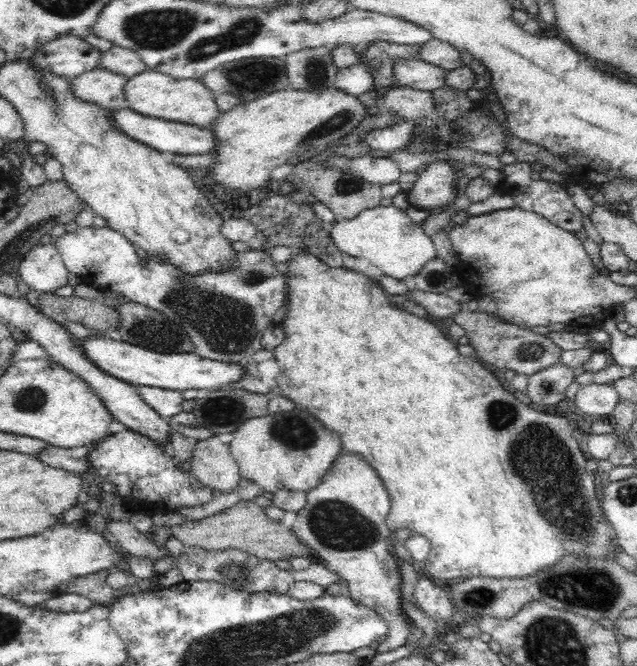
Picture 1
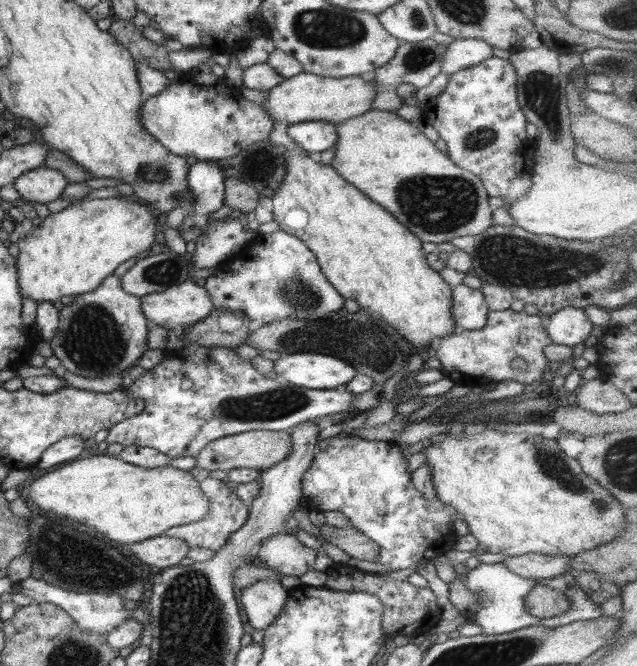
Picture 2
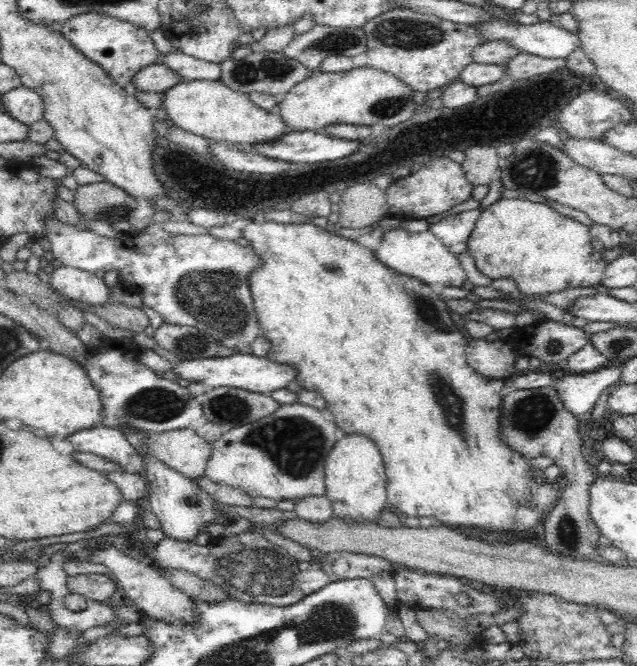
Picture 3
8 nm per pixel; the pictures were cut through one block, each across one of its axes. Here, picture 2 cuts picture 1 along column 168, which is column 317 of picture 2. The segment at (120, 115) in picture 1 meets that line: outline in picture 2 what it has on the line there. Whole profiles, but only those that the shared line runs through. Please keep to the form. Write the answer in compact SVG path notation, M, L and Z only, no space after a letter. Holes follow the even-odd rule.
M324 121L297 122L288 126L293 142L308 154L330 150L337 141L337 125Z

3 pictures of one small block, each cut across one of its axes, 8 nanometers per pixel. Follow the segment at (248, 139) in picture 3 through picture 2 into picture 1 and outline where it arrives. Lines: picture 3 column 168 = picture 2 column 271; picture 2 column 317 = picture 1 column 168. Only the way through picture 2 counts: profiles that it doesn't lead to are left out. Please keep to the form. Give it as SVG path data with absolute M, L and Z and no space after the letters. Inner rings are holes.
M148 70L128 78L124 86L128 109L150 118L161 118L206 129L222 114L216 95L199 79L177 79L168 74Z

